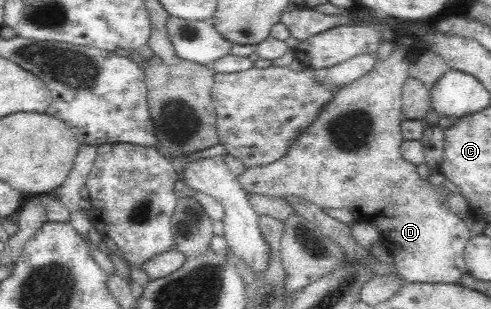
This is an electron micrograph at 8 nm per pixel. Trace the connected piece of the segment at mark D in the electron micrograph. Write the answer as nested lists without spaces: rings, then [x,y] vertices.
[[[399,36],[393,43],[392,52],[376,62],[375,67],[354,83],[342,87],[333,95],[317,117],[291,147],[281,155],[281,159],[265,167],[247,167],[237,176],[240,186],[246,194],[255,192],[277,196],[285,200],[297,196],[305,201],[323,207],[339,207],[351,213],[360,214],[357,221],[374,222],[383,228],[380,241],[391,251],[396,264],[396,271],[408,283],[457,283],[457,279],[468,271],[464,260],[467,241],[472,236],[463,218],[455,215],[446,201],[445,188],[431,185],[427,179],[420,178],[417,165],[405,161],[400,154],[403,139],[400,123],[402,117],[402,88],[410,77],[409,66],[412,64],[411,49],[415,47],[414,36]]]

